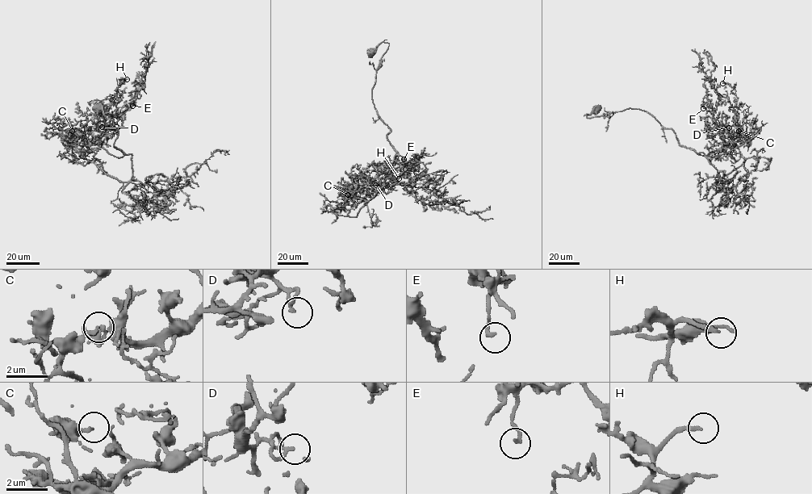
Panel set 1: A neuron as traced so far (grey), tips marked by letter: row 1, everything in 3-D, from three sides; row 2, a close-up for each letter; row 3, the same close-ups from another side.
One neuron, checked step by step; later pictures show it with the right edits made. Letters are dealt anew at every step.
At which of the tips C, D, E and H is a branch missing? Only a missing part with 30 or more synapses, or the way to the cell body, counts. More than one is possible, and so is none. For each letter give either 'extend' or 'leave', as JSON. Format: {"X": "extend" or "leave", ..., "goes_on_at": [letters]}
{"C": "leave", "D": "leave", "E": "leave", "H": "extend", "goes_on_at": ["H"]}

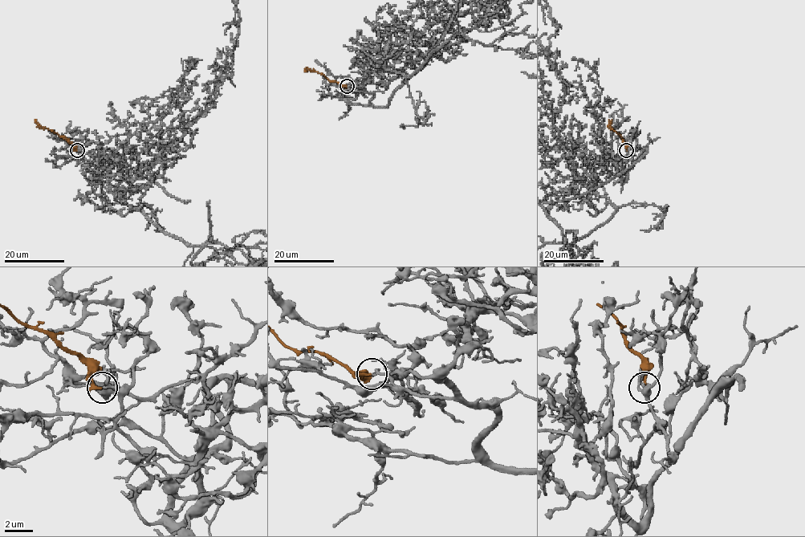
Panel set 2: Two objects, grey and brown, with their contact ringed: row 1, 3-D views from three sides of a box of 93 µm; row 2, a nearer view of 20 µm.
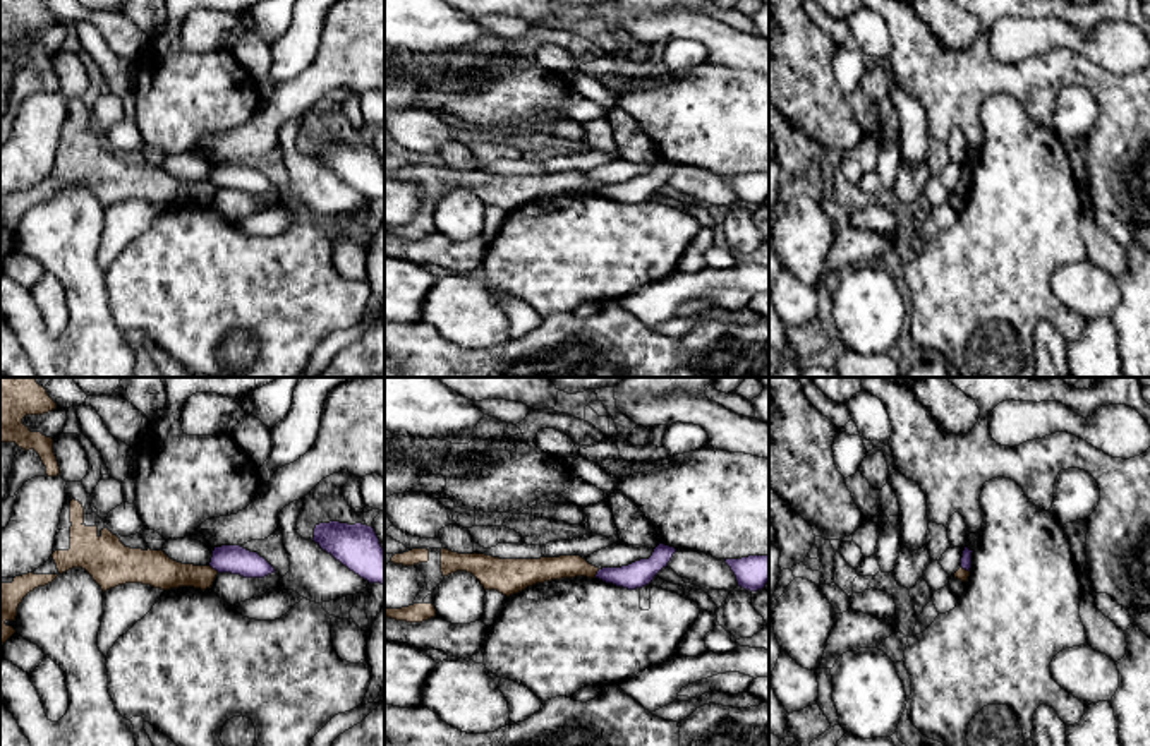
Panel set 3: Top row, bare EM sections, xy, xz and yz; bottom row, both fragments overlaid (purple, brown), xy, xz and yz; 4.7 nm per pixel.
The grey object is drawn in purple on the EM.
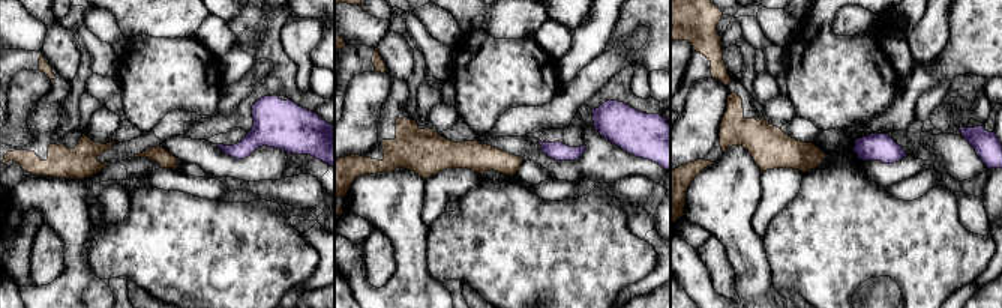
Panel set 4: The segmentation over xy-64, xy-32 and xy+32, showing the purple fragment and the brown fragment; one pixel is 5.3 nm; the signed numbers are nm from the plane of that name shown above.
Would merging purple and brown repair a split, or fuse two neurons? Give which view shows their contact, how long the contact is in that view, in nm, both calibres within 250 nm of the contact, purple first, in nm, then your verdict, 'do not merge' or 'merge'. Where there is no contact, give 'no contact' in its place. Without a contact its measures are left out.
contact in xy; length 60 nm; calibres 140 and 150 nm; do not merge

